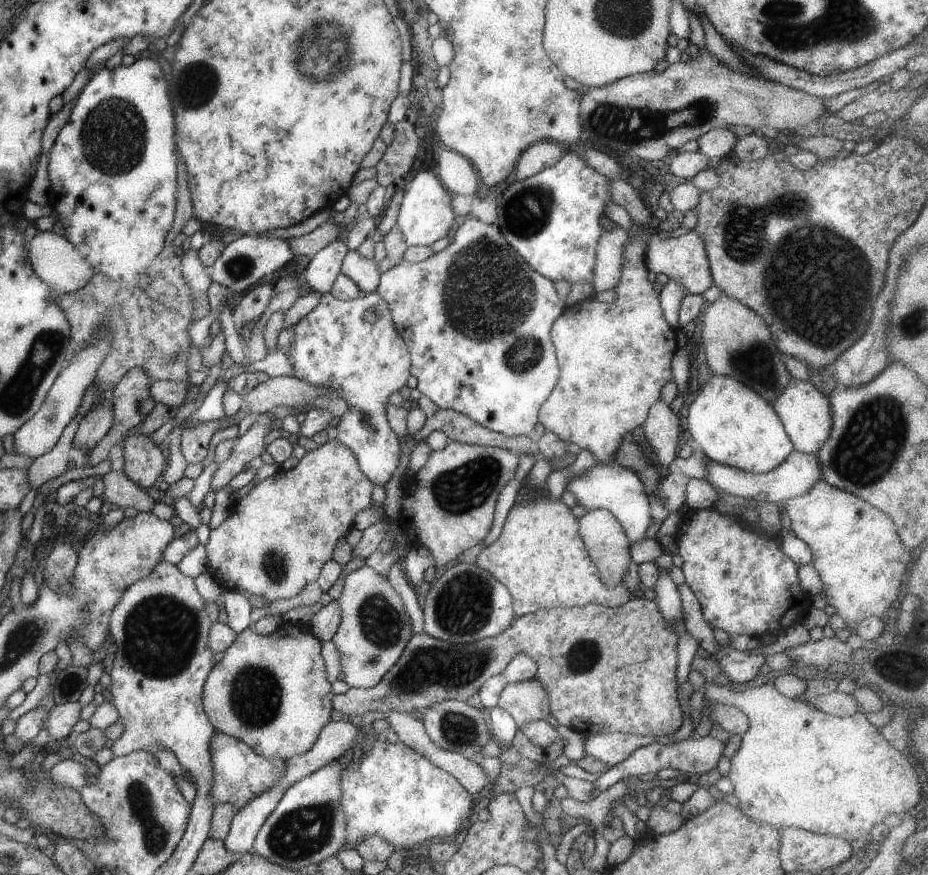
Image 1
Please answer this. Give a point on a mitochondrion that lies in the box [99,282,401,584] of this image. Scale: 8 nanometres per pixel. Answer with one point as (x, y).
(139, 403)

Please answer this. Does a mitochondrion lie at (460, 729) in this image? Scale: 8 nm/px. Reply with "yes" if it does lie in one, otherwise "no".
yes

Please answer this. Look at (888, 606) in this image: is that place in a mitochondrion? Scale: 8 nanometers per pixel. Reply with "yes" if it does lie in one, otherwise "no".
no

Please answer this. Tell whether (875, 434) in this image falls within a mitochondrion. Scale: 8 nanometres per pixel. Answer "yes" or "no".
yes

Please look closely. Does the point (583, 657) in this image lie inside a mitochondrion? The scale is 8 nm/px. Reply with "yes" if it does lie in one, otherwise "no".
yes

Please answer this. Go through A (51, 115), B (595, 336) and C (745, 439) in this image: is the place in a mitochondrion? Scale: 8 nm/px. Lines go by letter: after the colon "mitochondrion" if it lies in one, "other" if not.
A: other
B: other
C: other

